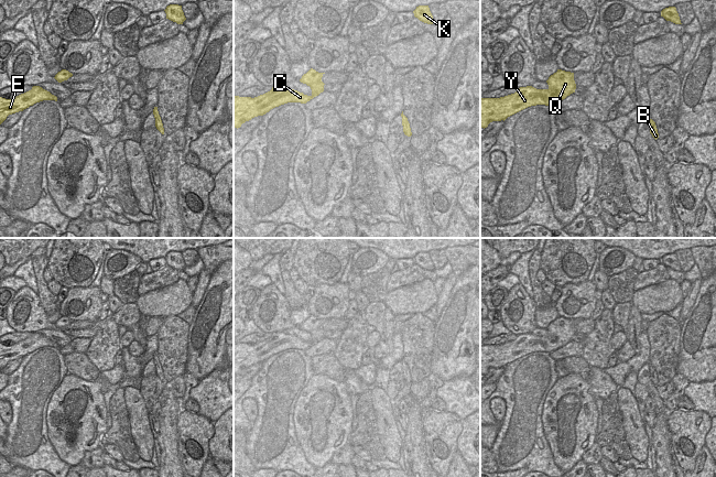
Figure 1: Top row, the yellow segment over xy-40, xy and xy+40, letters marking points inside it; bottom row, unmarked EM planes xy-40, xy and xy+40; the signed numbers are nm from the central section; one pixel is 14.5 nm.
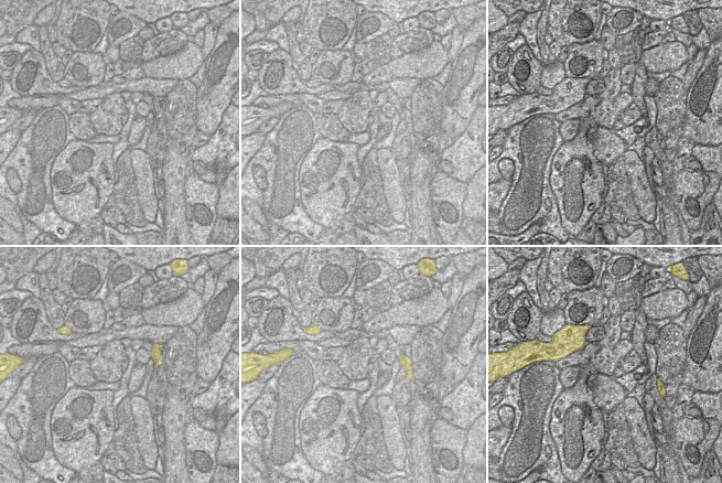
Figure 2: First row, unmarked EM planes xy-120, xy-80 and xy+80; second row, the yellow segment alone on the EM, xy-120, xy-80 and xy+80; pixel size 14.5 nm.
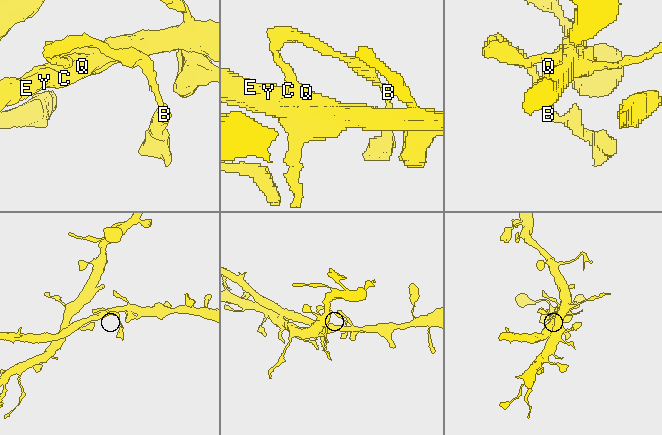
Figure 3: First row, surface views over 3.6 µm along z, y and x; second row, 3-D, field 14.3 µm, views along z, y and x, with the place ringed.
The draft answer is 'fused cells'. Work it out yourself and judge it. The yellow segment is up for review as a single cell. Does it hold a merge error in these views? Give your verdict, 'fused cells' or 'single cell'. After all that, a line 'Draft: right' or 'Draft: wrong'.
single cell
Draft: wrong

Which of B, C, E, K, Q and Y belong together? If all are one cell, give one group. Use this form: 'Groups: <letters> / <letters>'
Groups: B C E K Q Y.

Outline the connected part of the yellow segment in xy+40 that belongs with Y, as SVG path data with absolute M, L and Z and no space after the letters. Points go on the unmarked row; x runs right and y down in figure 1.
M557 316L546 327L547 336L520 334L514 340L500 345L480 345L480 375L536 351L552 353L575 339L574 319Z

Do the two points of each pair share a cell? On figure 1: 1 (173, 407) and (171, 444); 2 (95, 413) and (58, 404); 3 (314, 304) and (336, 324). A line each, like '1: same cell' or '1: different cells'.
1: same cell
2: same cell
3: different cells

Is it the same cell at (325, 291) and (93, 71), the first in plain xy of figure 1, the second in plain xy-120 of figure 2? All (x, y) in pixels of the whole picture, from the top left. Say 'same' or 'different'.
same

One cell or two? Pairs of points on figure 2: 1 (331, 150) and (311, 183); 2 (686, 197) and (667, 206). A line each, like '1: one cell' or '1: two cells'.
1: one cell
2: two cells

